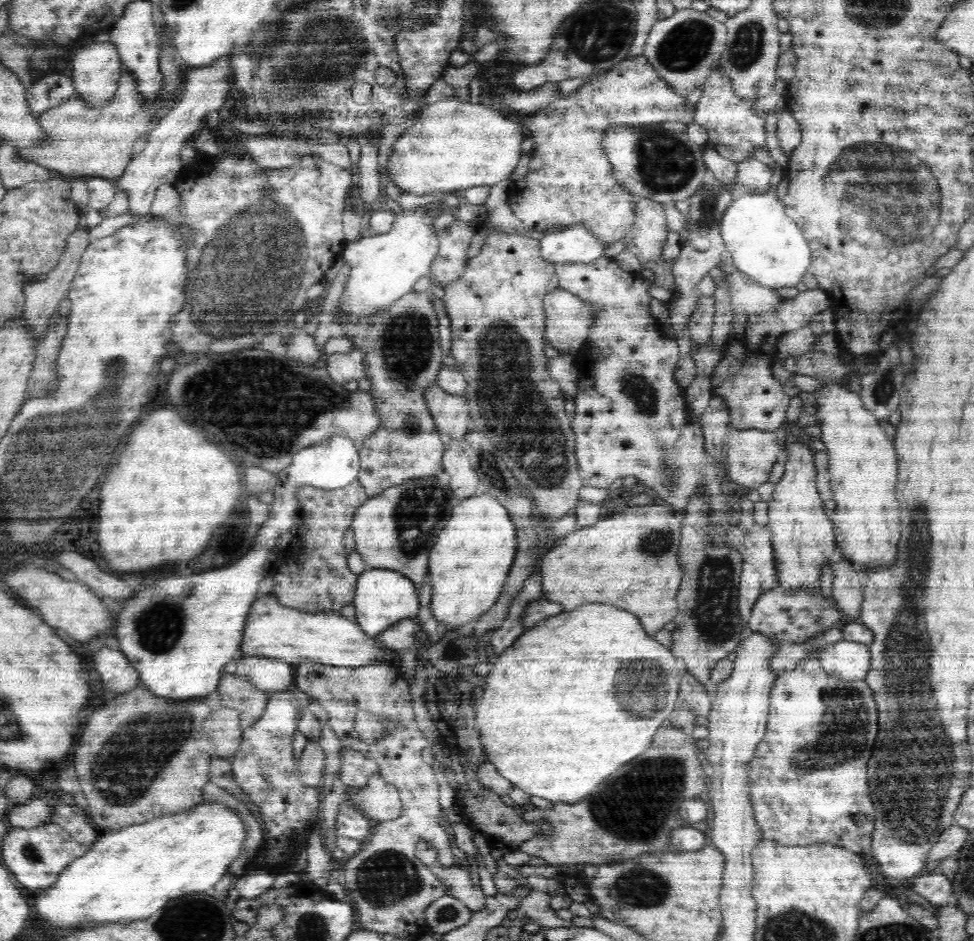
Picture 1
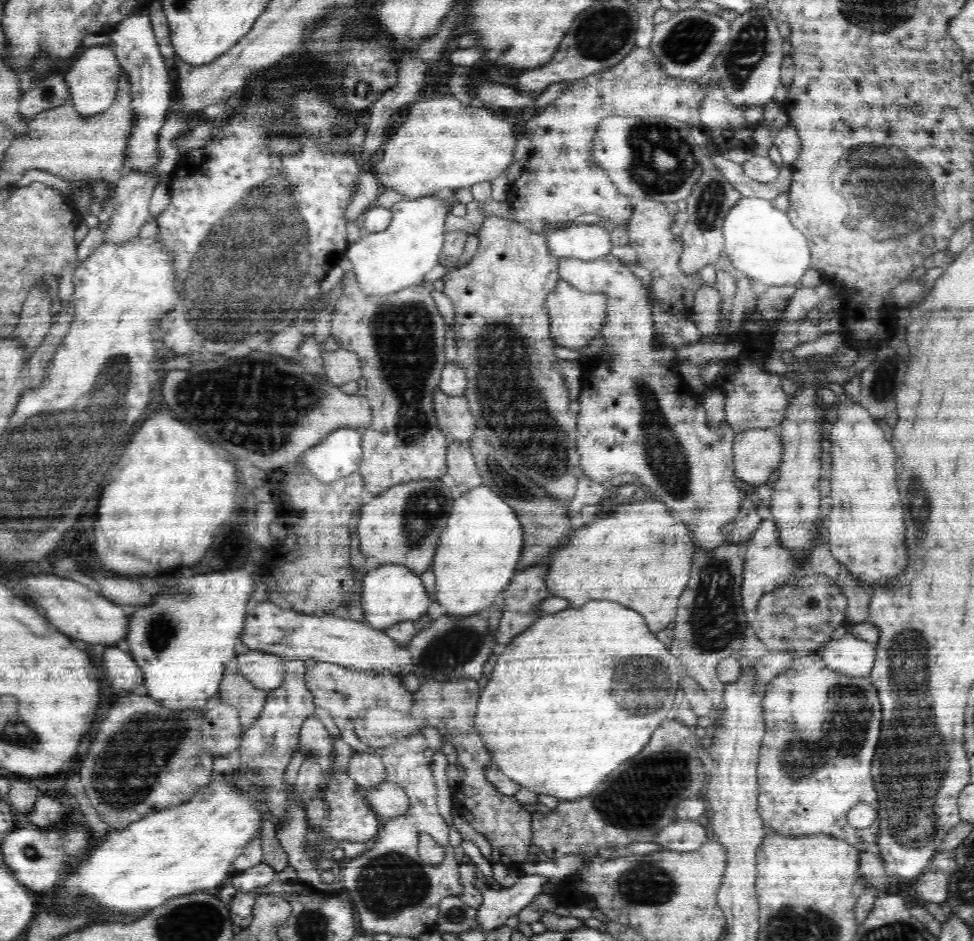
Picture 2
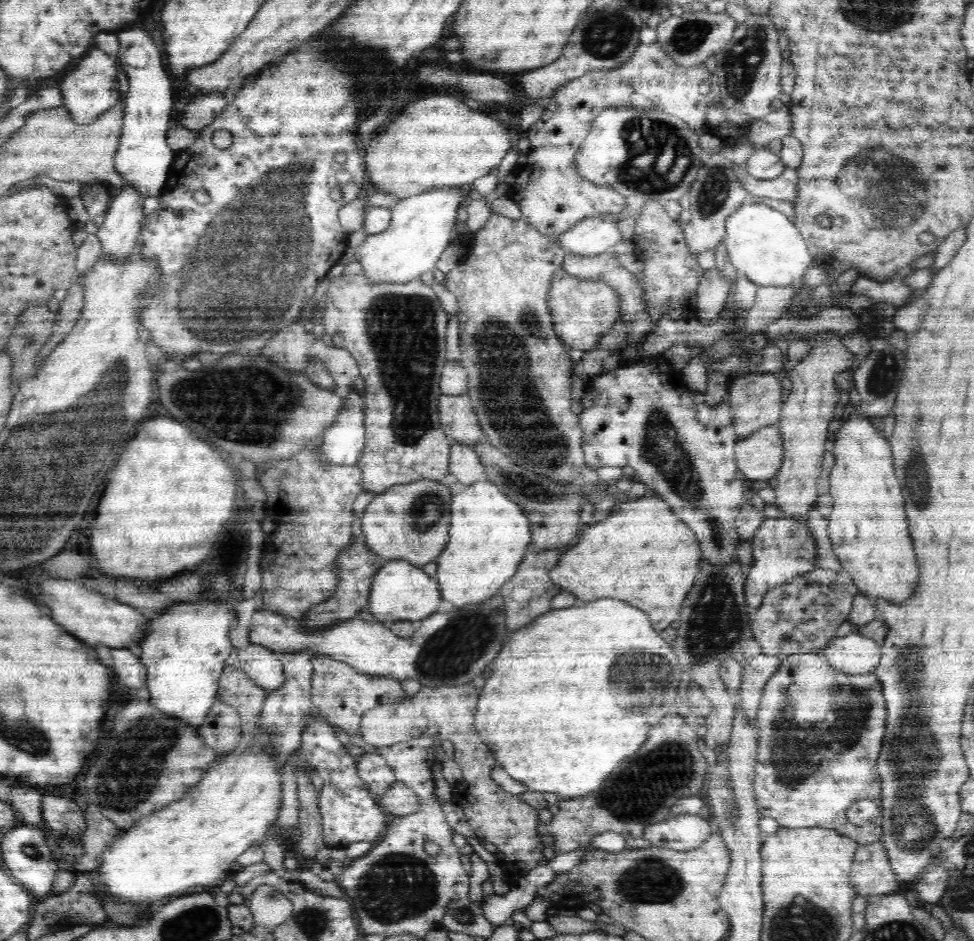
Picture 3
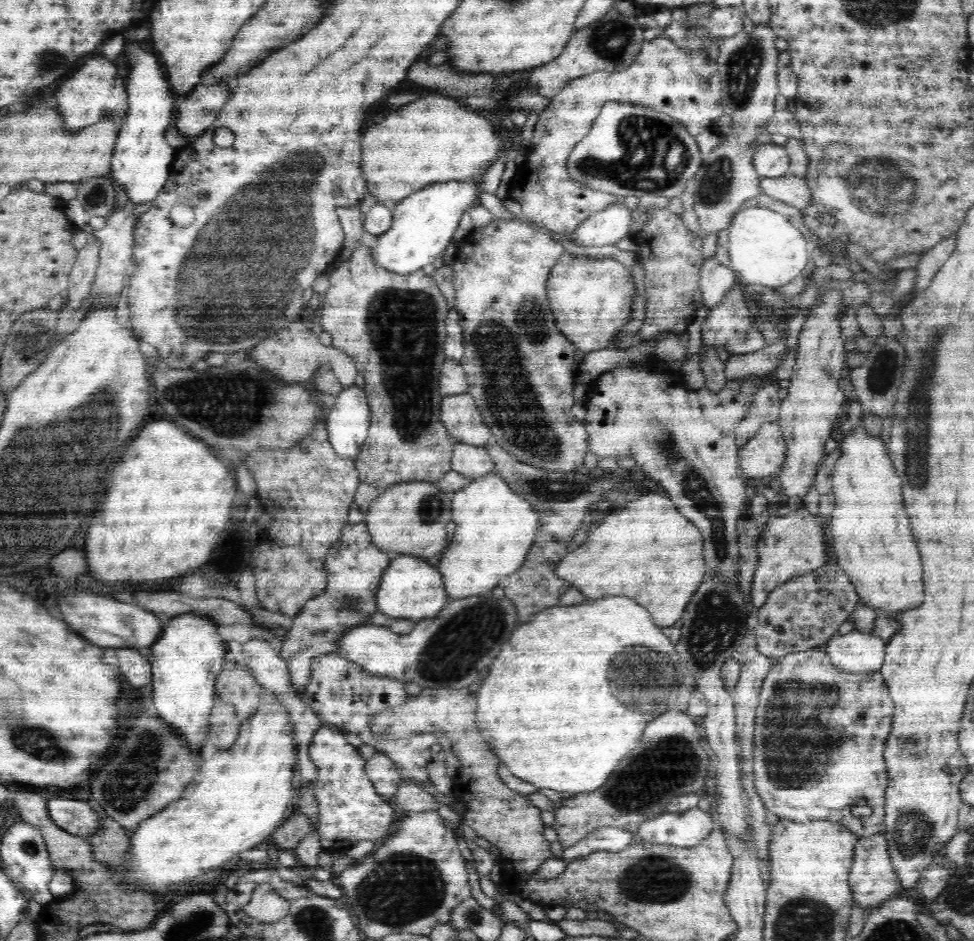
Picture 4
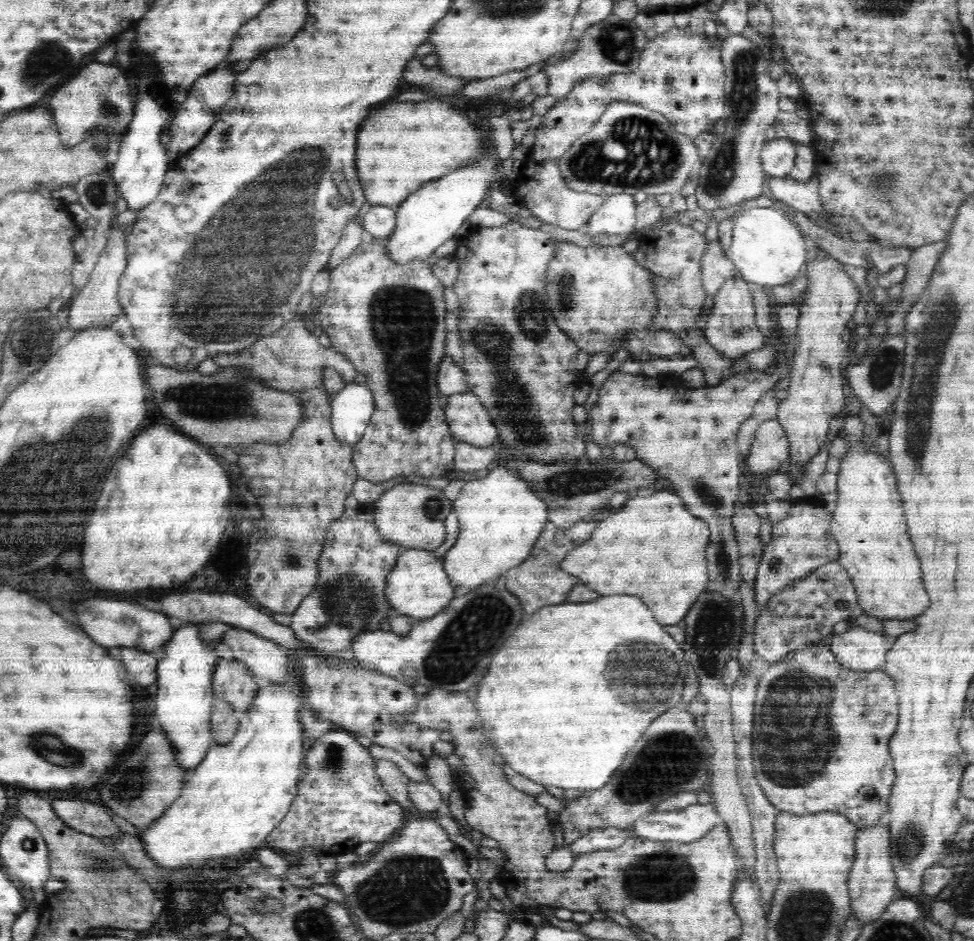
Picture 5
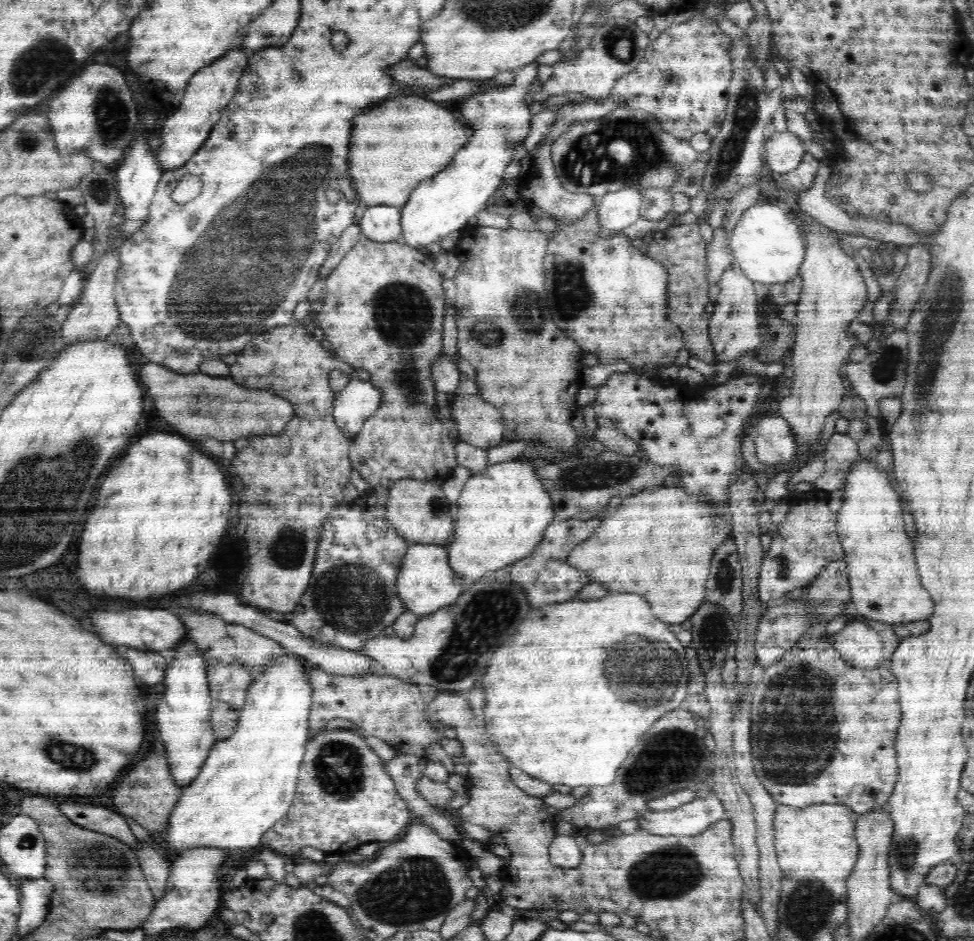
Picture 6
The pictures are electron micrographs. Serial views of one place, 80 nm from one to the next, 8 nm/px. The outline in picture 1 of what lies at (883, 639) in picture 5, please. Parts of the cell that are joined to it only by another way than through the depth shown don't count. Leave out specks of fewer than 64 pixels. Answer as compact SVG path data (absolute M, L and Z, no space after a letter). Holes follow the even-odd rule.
M842 640L814 651L824 672L842 680L864 679L871 665L869 645Z

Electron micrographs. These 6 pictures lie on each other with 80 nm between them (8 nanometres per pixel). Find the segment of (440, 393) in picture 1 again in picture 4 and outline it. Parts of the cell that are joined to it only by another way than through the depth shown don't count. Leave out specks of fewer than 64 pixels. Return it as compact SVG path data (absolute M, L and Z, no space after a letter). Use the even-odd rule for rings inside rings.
M467 392L443 397L441 422L458 443L483 447L492 441L490 429L484 424L473 396Z

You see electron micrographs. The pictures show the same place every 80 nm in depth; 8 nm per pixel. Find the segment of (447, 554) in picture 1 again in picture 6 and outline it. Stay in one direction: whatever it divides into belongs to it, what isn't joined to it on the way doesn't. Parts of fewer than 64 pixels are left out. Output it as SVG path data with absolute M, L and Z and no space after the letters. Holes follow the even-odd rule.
M520 456L510 462L490 464L482 473L472 474L456 501L457 514L455 534L448 542L448 562L451 569L465 580L474 584L488 570L496 571L526 558L542 540L544 532L554 521L555 507L544 484L536 477L535 466Z

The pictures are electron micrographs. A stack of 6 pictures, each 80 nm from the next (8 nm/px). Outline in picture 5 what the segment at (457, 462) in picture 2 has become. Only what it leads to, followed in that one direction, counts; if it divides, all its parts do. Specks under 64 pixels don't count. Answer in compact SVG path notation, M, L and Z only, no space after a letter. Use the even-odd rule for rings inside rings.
M467 442L455 443L455 471L476 473L487 469L495 462L494 446L479 447Z

